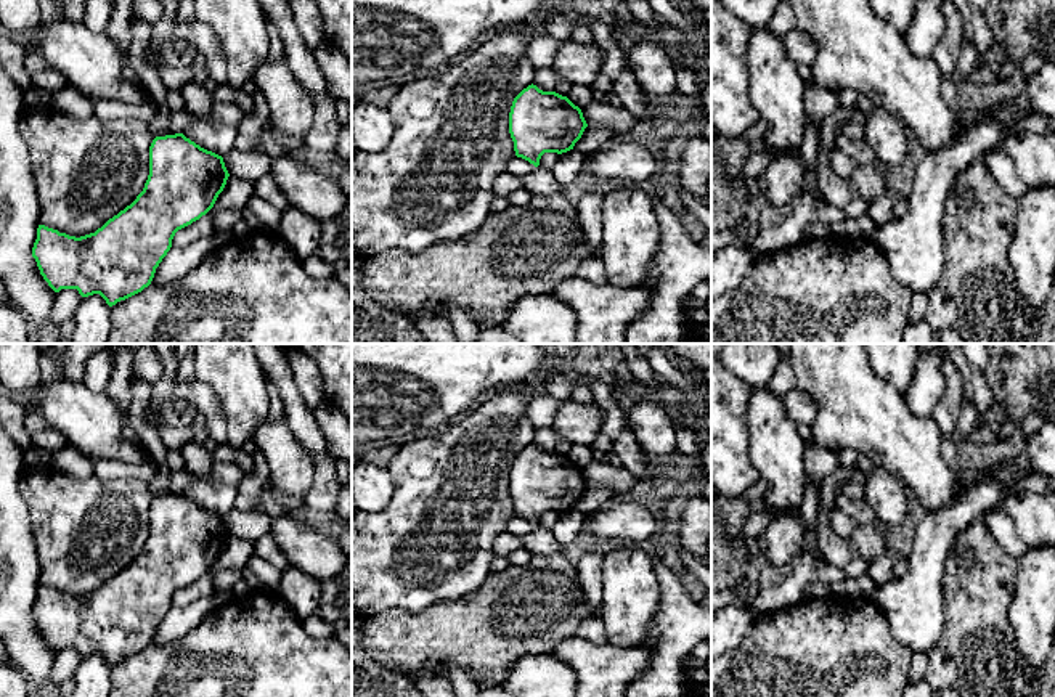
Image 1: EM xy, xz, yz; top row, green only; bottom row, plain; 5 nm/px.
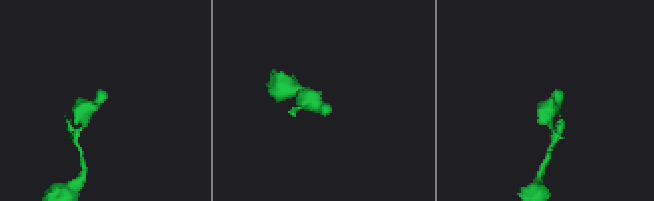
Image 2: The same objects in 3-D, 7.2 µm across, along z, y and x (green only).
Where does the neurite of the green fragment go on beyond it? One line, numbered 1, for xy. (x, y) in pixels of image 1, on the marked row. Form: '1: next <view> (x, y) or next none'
1: next none

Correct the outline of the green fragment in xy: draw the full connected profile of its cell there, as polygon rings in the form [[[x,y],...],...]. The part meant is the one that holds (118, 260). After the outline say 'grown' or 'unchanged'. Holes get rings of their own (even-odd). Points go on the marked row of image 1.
[[[183,133],[156,137],[149,146],[149,175],[143,191],[101,228],[75,238],[39,225],[32,257],[40,275],[55,292],[77,289],[82,297],[100,294],[109,307],[141,292],[170,251],[175,233],[214,207],[228,177],[222,156]]]; unchanged

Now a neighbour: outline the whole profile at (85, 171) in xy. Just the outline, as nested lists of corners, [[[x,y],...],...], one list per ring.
[[[47,106],[24,109],[19,132],[31,154],[40,204],[39,225],[75,238],[95,233],[145,188],[149,146],[156,138],[145,120],[74,119]]]

